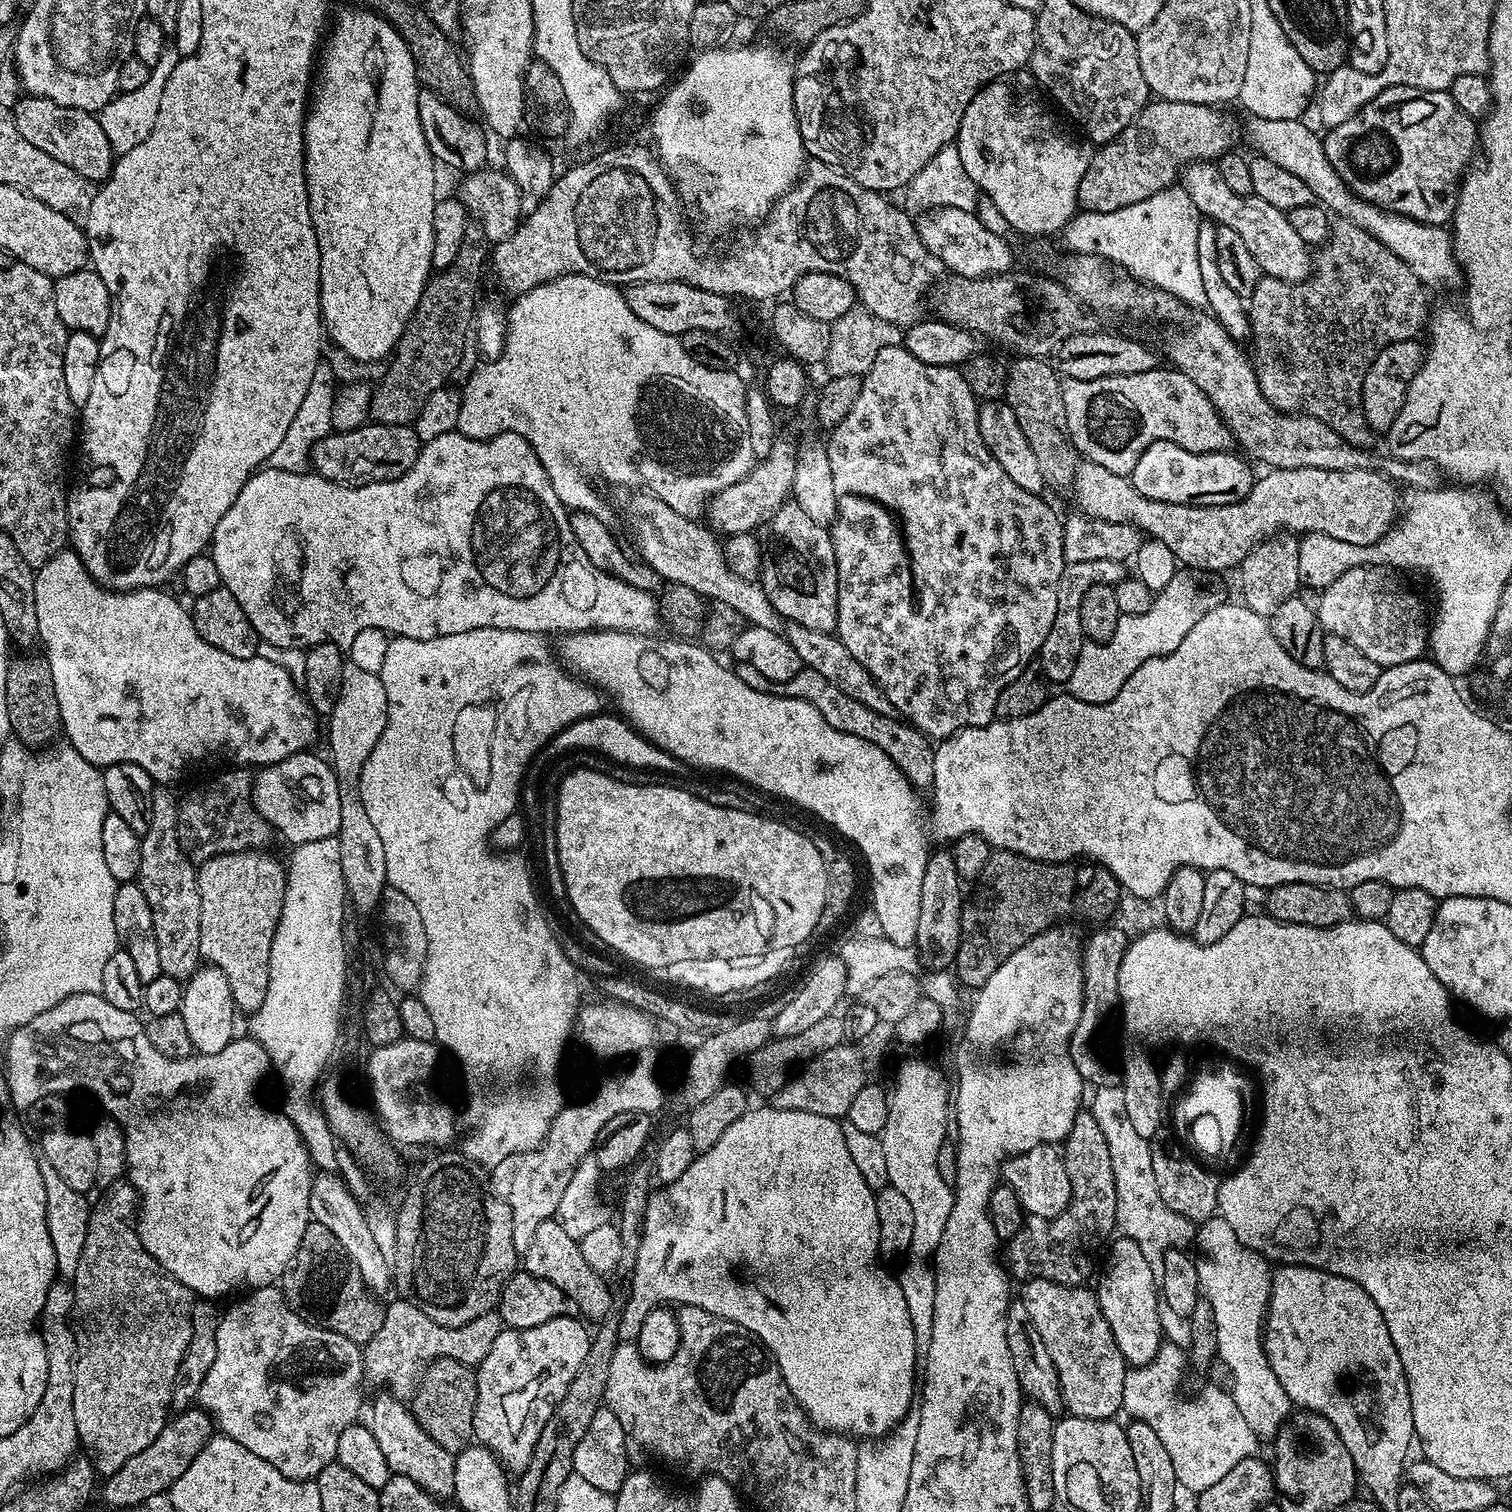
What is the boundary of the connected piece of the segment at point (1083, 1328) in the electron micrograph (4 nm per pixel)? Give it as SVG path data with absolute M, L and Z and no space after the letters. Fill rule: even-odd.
M1037 1276L1028 1278L1024 1289L1018 1292L1018 1299L1026 1306L1026 1311L1030 1313L1030 1322L1034 1322L1038 1334L1042 1334L1042 1342L1046 1342L1046 1350L1050 1350L1050 1358L1054 1358L1054 1370L1058 1370L1067 1415L1091 1420L1113 1419L1117 1415L1115 1412L1119 1413L1124 1407L1122 1386L1126 1361L1118 1350L1114 1342L1114 1334L1102 1314L1097 1293L1093 1289L1091 1292L1088 1286L1059 1284Z

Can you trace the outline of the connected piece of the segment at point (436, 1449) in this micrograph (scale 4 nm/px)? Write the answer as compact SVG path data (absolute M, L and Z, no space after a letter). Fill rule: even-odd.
M380 1396L372 1404L372 1420L370 1427L378 1447L386 1457L386 1466L389 1473L410 1478L410 1482L418 1482L422 1490L437 1498L455 1497L454 1474L456 1461L453 1453L442 1450L430 1434L416 1421L411 1407L392 1396Z

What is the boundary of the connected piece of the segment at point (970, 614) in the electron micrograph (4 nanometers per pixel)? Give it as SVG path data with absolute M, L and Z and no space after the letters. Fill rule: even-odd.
M901 345L890 346L882 350L875 358L873 365L862 376L862 390L858 390L858 399L850 408L850 414L838 422L838 426L827 433L830 473L833 478L834 495L837 498L837 512L831 525L834 558L838 570L838 618L835 635L839 636L842 646L866 666L868 673L878 682L878 686L890 698L893 709L907 723L919 728L929 738L947 738L955 736L966 728L984 728L993 723L996 714L998 694L1022 674L1037 659L1040 647L1046 642L1046 634L1050 634L1050 626L1054 625L1058 608L1058 582L1065 566L1064 558L1064 520L1056 517L1056 512L1043 499L1043 495L1022 490L1018 482L1010 479L1010 474L998 466L998 462L990 454L986 442L982 442L982 434L978 430L978 401L966 386L960 368L946 366L930 366L926 362L918 362L914 354L910 354ZM860 500L873 500L884 508L889 508L900 519L904 527L904 548L908 551L908 564L912 567L912 588L908 584L900 584L895 588L892 584L879 584L880 560L876 556L860 556L860 548L864 552L876 552L880 548L880 528L876 523L880 520L880 512L876 508L860 508ZM913 592L916 600L904 600Z

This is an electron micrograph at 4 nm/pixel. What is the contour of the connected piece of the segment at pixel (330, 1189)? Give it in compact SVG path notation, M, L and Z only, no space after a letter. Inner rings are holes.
M322 1172L312 1179L310 1190L310 1210L312 1220L323 1224L332 1231L343 1250L347 1253L353 1269L357 1271L368 1291L378 1298L392 1288L391 1263L384 1260L384 1256L371 1235L363 1211L355 1196L344 1186L332 1172Z

